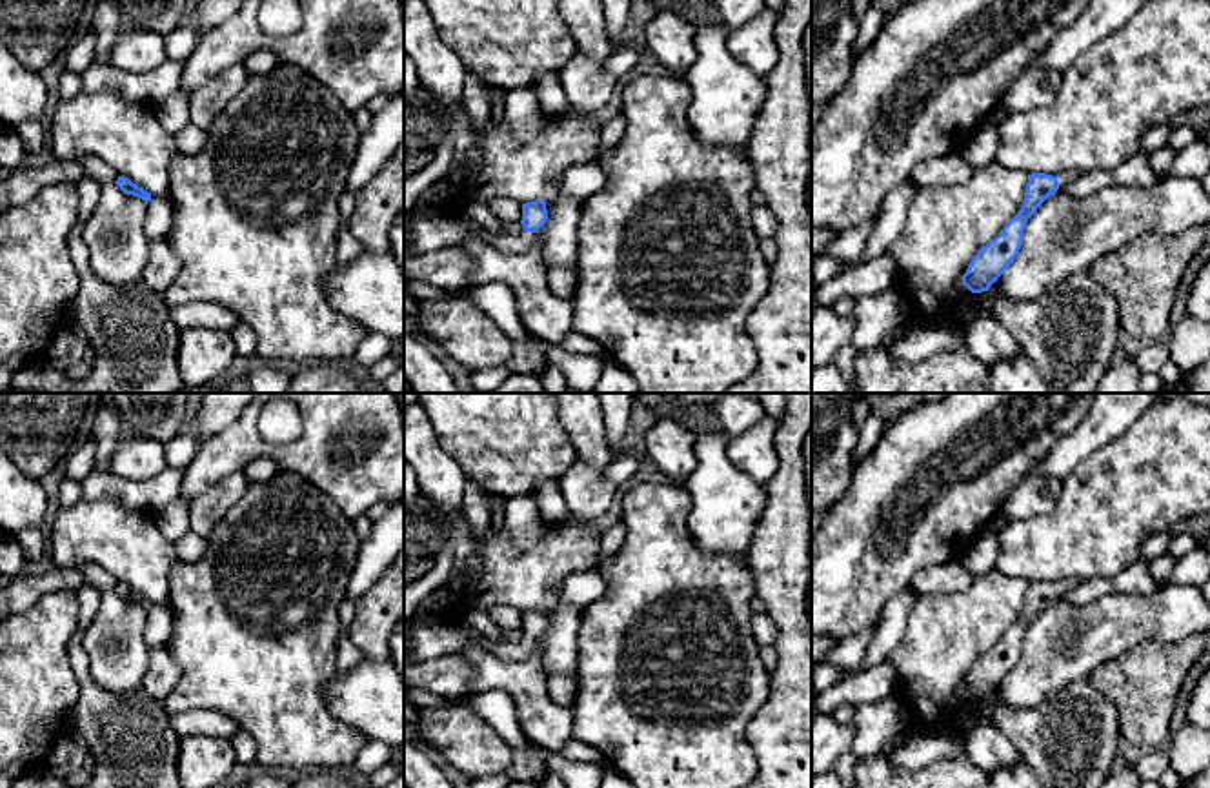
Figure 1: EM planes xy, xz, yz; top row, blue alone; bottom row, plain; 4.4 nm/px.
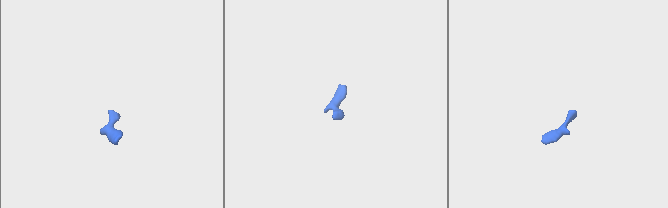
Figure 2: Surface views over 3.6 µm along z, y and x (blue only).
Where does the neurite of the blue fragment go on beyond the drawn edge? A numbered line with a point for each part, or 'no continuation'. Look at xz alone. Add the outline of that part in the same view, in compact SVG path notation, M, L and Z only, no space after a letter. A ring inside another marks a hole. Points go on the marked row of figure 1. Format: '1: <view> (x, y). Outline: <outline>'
1: xz (508, 242). Outline: M482 227L477 229L477 235L482 237L489 246L515 255L528 251L535 238L533 231L520 231L517 235L511 233L495 235Z

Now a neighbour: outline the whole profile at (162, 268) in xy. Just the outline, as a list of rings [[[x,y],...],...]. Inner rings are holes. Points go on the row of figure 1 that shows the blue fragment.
[[[166,238],[153,240],[142,282],[156,293],[166,293],[182,271],[182,260]]]

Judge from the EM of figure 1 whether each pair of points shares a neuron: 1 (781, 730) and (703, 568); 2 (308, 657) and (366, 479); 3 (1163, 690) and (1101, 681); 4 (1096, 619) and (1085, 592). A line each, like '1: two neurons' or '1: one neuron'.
1: two neurons
2: two neurons
3: one neuron
4: two neurons

